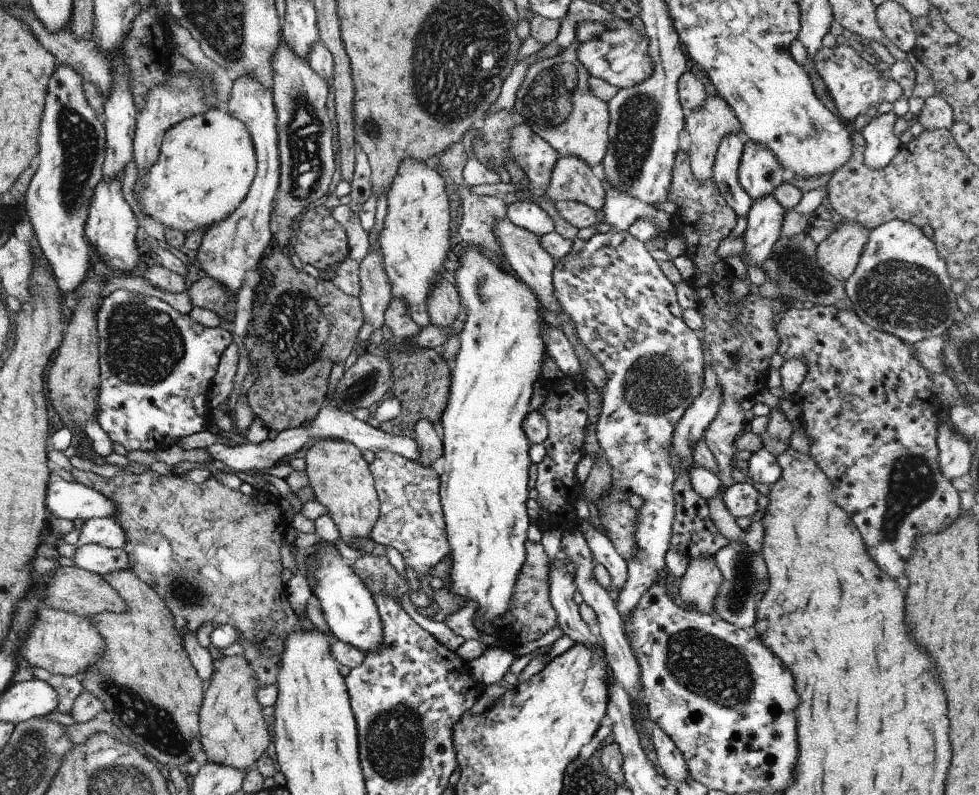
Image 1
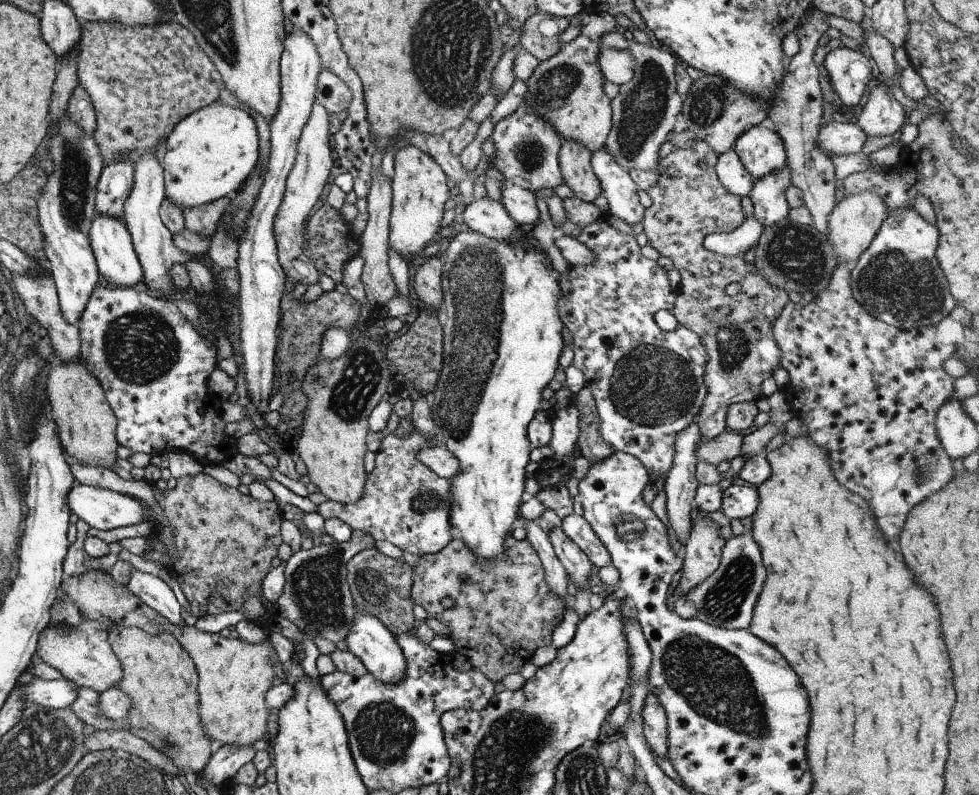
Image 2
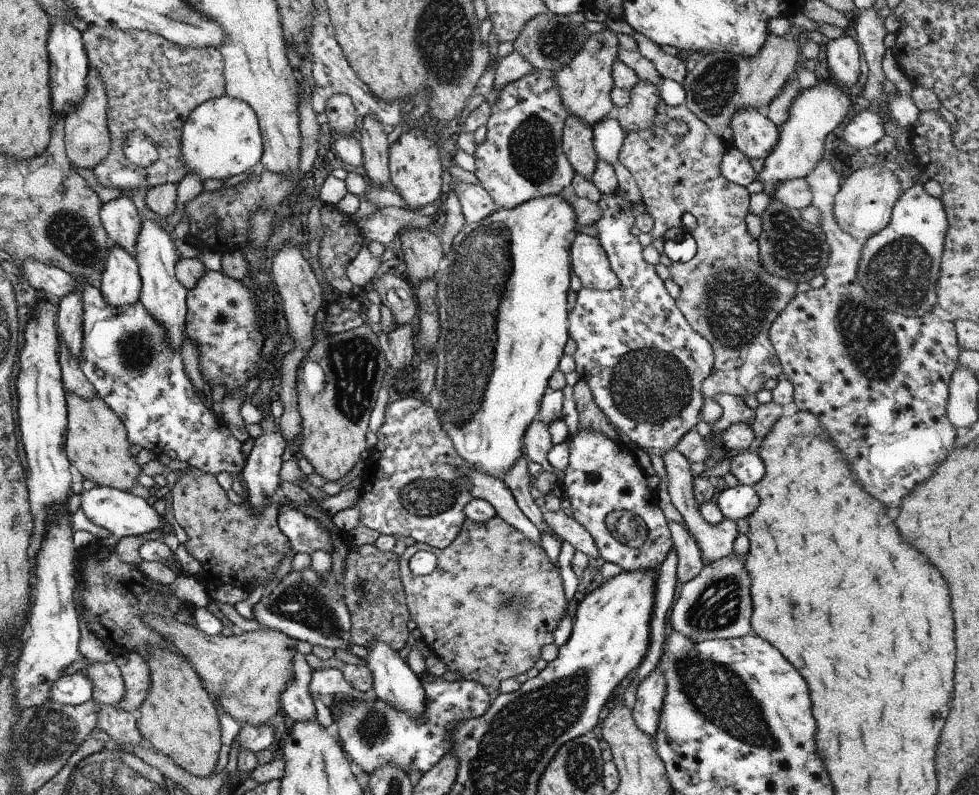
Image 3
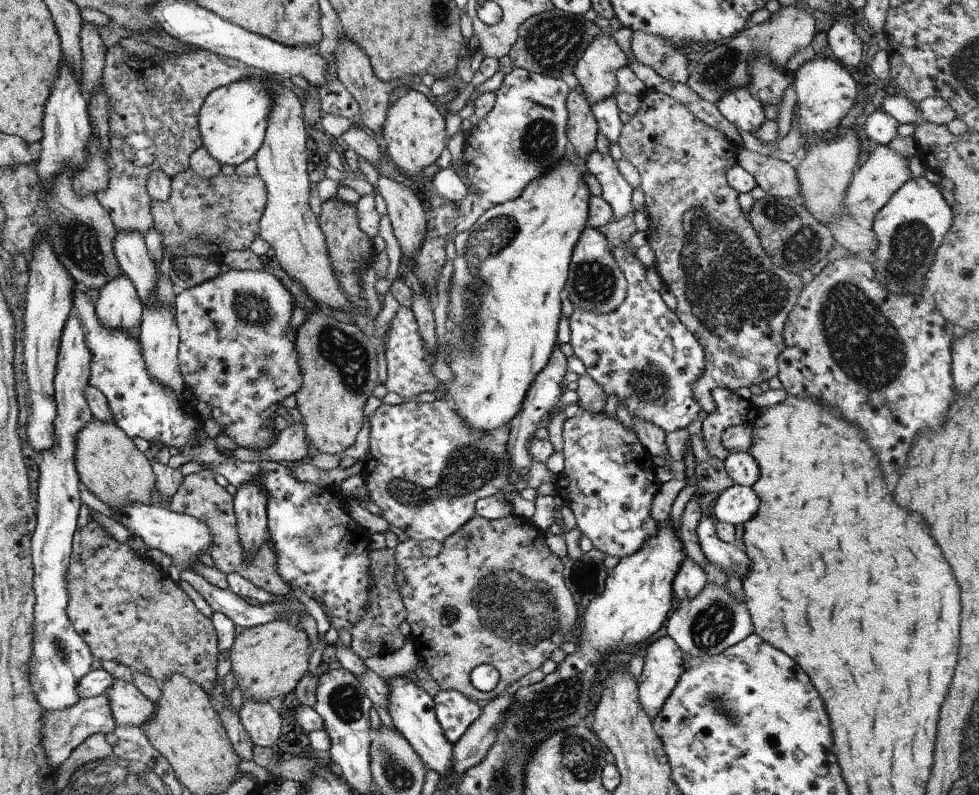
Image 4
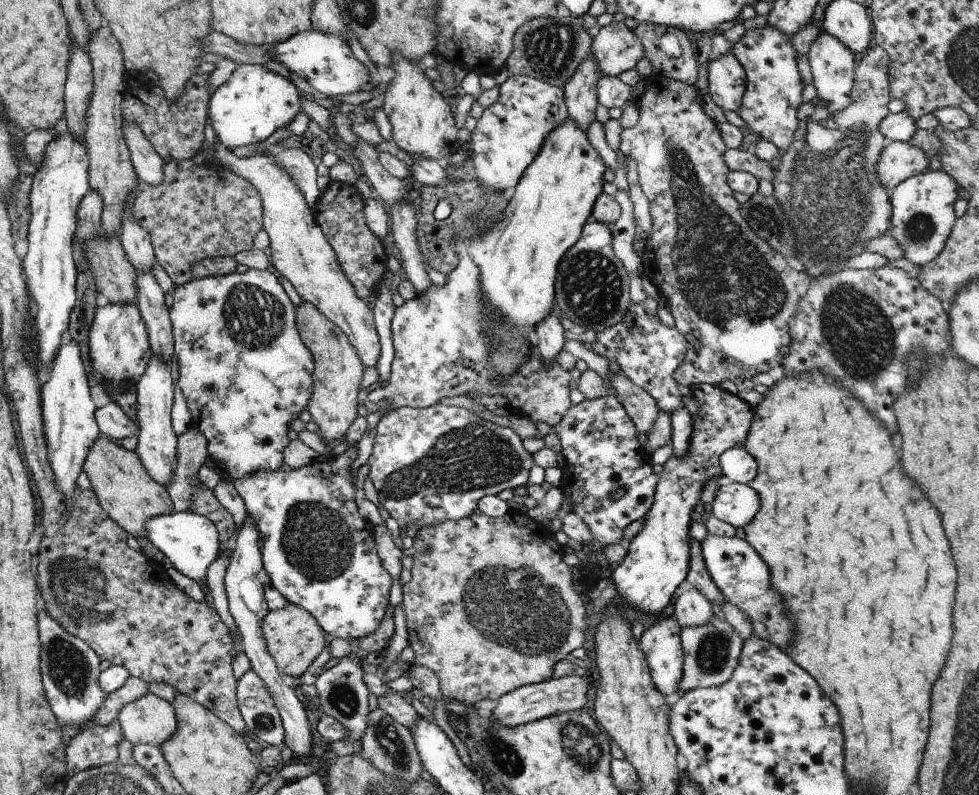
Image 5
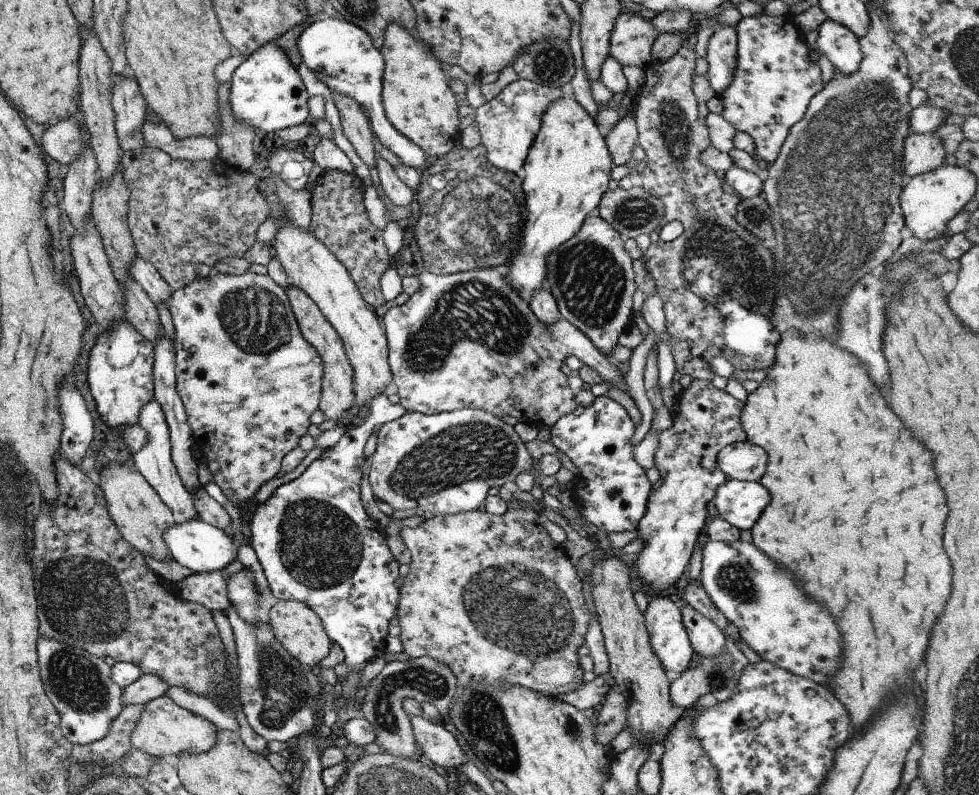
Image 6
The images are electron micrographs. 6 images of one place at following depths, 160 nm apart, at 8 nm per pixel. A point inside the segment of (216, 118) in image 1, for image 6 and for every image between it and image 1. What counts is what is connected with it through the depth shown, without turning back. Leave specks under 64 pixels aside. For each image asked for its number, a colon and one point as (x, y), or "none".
2: (211, 152)
3: (220, 138)
4: (232, 119)
5: (253, 102)
6: (266, 92)

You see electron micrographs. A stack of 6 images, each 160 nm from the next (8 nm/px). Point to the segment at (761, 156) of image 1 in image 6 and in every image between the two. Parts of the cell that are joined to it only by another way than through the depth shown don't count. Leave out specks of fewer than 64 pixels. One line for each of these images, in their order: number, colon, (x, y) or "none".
2: (760, 150)
3: (754, 135)
4: (736, 105)
5: (725, 77)
6: (720, 56)

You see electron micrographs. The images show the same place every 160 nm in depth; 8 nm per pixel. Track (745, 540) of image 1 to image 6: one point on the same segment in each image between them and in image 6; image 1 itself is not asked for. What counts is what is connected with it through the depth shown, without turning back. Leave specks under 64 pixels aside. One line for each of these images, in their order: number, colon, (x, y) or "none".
2: (725, 599)
3: (716, 604)
4: (712, 621)
5: (710, 652)
6: (717, 676)

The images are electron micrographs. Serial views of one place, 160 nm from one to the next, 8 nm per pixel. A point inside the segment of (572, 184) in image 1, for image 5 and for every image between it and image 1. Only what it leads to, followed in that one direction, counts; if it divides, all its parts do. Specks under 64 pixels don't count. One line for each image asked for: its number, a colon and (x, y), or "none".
2: (573, 158)
3: (577, 146)
4: (581, 127)
5: (579, 91)

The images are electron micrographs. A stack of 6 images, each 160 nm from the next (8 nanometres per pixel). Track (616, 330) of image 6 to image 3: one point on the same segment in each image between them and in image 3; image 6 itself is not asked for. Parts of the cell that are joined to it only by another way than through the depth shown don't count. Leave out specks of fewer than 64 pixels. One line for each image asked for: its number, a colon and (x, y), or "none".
3: (588, 261)
4: (594, 283)
5: (591, 288)

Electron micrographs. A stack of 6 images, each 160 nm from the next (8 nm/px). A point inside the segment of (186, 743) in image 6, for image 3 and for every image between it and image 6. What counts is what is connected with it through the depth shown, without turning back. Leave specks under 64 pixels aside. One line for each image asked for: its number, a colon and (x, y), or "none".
3: (108, 689)
4: (129, 708)
5: (150, 720)

